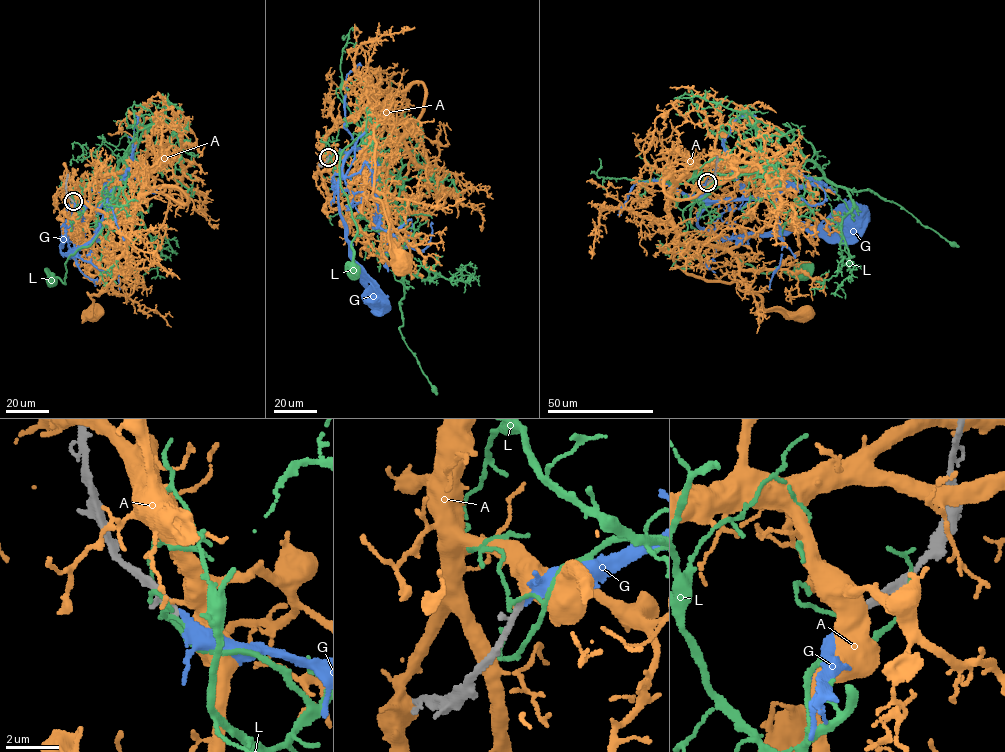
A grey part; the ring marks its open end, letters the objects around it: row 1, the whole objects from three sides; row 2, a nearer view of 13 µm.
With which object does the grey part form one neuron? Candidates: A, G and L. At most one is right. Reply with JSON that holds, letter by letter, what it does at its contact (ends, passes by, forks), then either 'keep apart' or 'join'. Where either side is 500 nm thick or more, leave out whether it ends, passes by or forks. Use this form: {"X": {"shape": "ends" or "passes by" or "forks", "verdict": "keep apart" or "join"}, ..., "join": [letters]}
{"A": {"shape": "ends", "verdict": "keep apart"}, "G": {"shape": "ends", "verdict": "join"}, "L": {"shape": "passes by", "verdict": "keep apart"}, "join": ["G"]}

